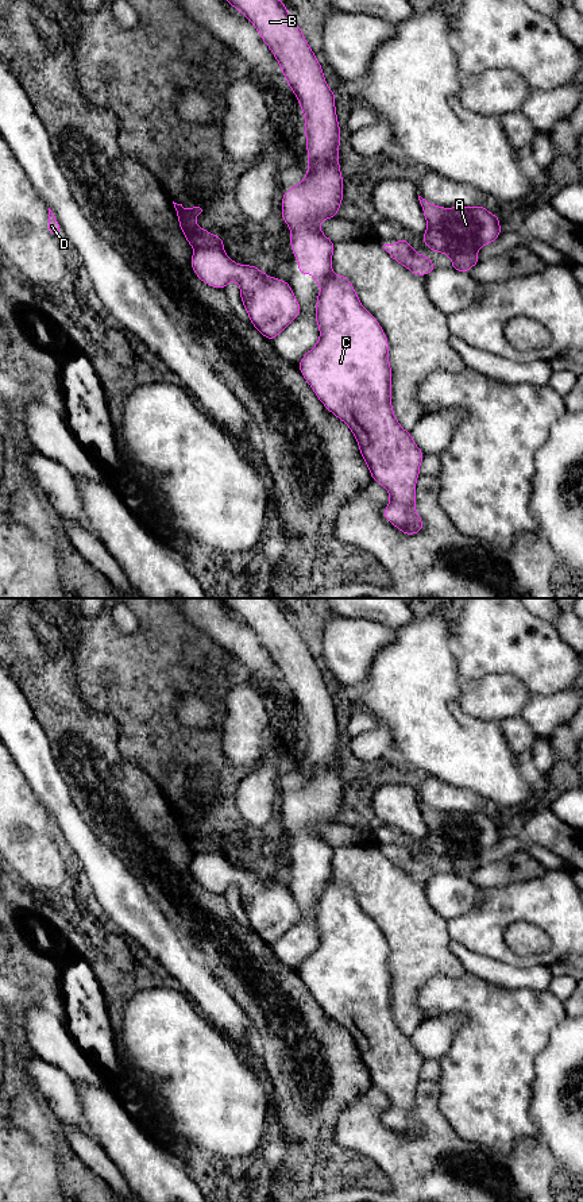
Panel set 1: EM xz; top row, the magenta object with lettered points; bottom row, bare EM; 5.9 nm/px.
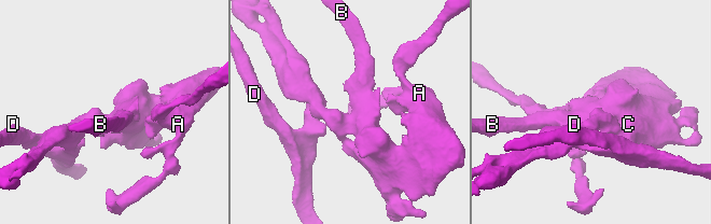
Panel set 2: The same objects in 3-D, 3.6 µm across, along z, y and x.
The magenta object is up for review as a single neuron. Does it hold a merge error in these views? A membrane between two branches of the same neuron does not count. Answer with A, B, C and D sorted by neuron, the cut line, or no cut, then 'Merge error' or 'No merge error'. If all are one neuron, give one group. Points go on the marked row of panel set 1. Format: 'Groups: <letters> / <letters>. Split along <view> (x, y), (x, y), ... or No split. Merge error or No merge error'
Groups: A C / B D. Split along xz (223, 249), (195, 250). Merge error

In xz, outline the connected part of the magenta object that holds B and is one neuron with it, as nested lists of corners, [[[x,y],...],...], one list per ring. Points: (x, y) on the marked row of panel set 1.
[[[225,1],[258,30],[302,109],[308,173],[300,184],[283,192],[281,216],[290,227],[289,244],[298,259],[298,273],[312,274],[316,285],[324,285],[332,273],[335,243],[321,232],[320,223],[337,217],[343,203],[336,93],[328,86],[323,66],[283,1]]]

